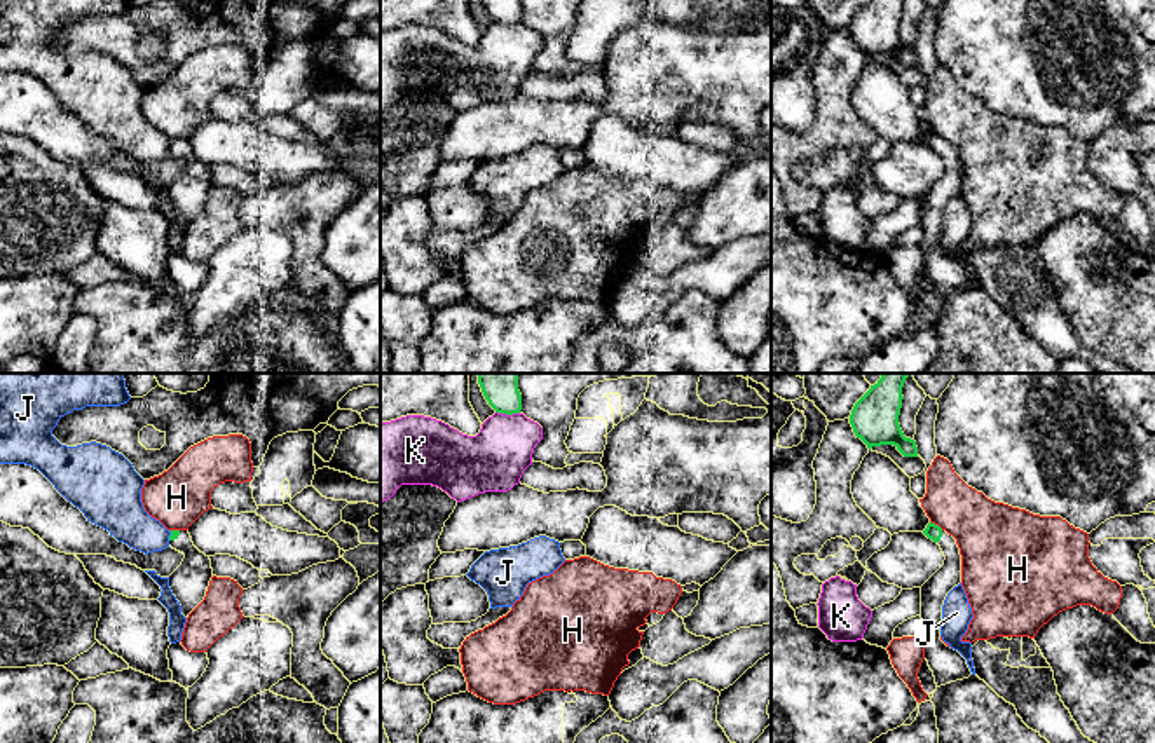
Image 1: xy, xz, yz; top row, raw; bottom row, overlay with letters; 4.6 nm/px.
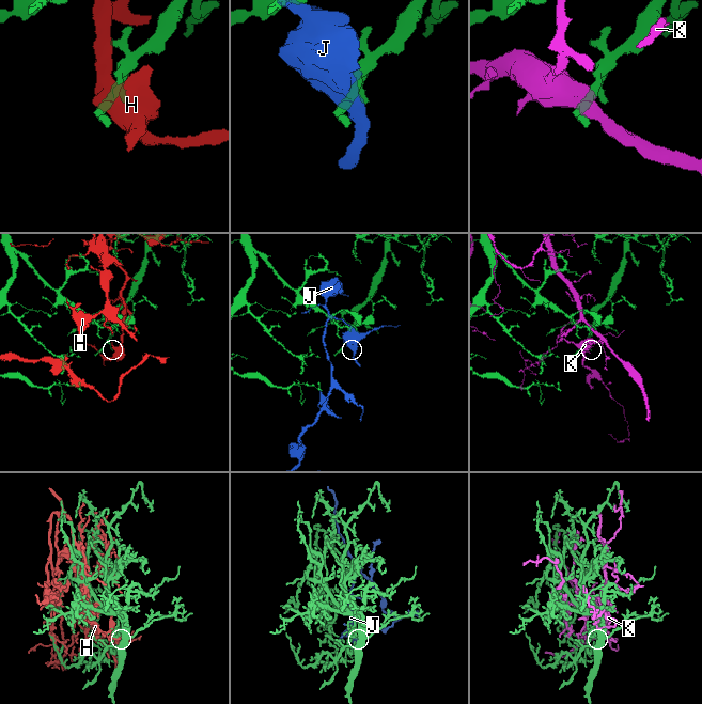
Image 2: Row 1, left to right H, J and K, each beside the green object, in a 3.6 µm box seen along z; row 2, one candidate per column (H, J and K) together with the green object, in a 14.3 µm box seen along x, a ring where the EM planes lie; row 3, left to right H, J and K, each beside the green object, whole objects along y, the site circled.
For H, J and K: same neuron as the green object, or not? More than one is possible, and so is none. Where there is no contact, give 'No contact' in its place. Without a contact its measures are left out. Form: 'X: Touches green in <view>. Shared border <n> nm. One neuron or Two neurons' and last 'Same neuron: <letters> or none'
H: Touches green in yz. Shared border 80 nm. Two neurons
J: Touches green in xy. Shared border 50 nm. Two neurons
K: Touches green in xz. Shared border 110 nm. Two neurons
Same neuron: none

